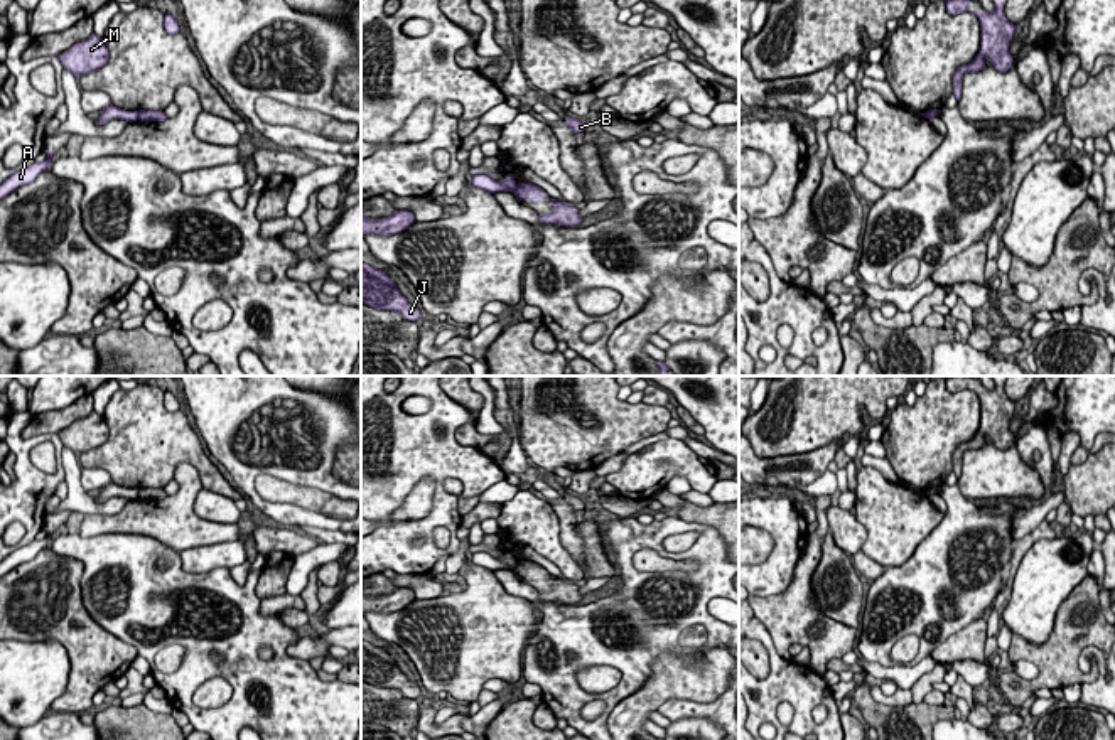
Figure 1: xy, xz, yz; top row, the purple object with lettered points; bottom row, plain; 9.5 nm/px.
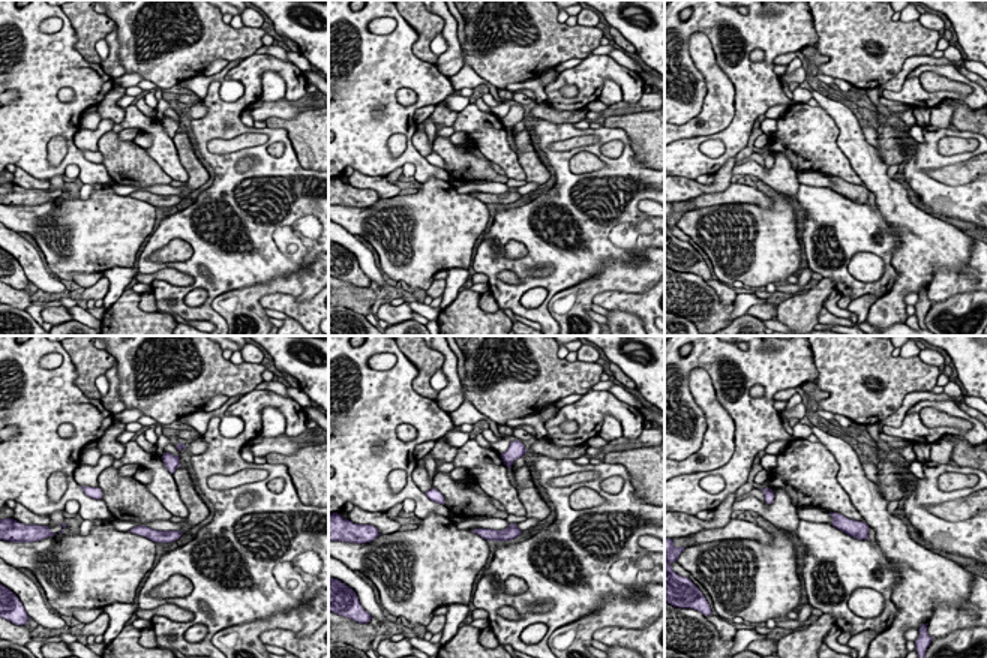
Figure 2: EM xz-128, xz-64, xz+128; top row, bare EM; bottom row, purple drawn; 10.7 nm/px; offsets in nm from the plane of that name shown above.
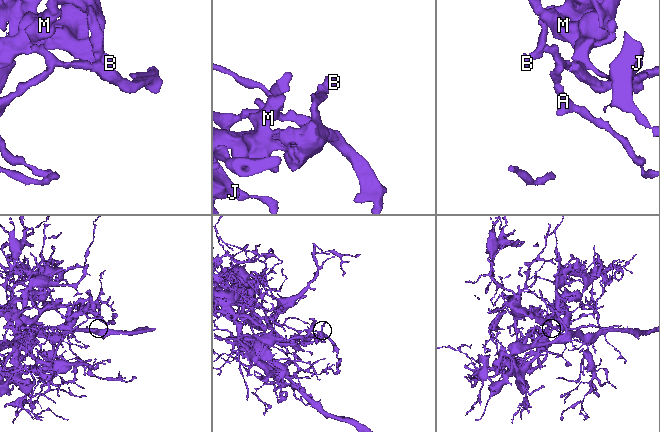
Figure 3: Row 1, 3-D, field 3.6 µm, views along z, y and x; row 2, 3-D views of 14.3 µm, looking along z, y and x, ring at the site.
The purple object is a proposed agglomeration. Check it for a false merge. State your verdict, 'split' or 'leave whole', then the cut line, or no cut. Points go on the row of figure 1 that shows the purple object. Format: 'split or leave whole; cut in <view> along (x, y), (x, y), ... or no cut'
split; cut in xy along (137, 112), (139, 118)

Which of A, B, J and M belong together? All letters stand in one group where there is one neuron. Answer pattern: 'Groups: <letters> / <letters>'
Groups: A / B J M

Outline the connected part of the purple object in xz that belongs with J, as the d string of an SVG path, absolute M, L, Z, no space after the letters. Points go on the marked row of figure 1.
M361 261L361 302L371 308L398 312L407 320L418 320L422 312L398 290L393 278Z

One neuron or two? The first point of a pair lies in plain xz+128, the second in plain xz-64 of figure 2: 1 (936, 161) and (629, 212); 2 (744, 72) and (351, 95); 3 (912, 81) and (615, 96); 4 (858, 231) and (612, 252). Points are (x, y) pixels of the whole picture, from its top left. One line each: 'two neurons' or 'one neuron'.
1: one neuron
2: one neuron
3: two neurons
4: one neuron

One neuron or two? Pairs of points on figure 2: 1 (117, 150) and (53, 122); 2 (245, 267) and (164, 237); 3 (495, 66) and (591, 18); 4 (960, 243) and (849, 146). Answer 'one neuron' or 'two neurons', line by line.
1: two neurons
2: one neuron
3: two neurons
4: one neuron

